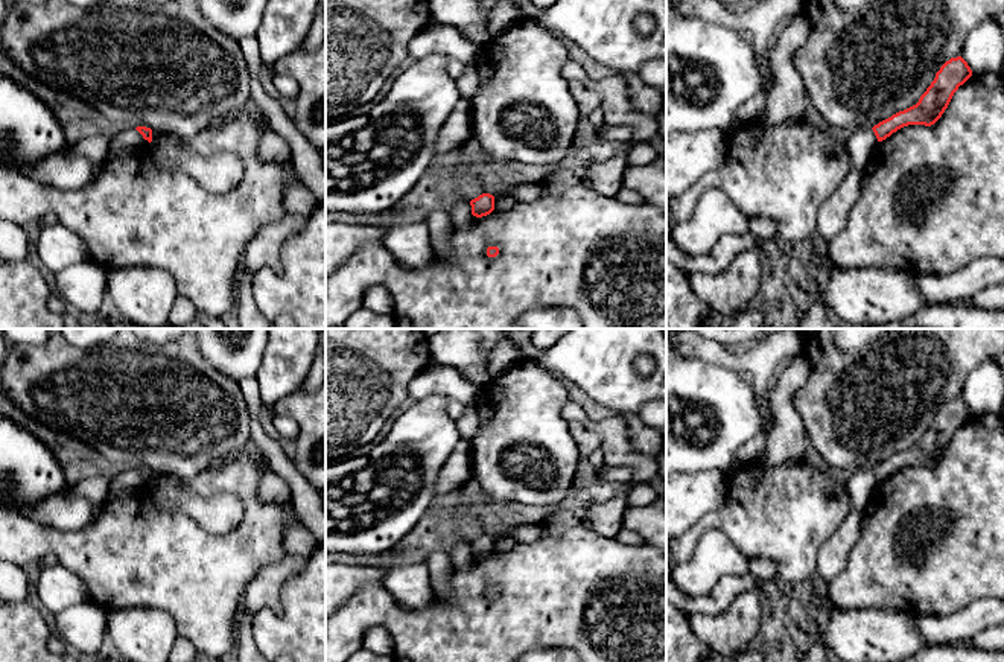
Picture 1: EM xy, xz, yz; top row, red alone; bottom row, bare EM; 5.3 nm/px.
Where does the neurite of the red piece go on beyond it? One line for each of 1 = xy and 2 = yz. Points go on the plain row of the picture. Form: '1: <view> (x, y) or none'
1: none
2: none

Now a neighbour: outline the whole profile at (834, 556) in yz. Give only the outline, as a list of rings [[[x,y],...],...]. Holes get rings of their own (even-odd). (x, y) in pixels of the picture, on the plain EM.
[[[852,510],[834,536],[821,546],[817,577],[823,581],[829,583],[847,566],[852,548],[861,533],[861,517],[861,513]]]

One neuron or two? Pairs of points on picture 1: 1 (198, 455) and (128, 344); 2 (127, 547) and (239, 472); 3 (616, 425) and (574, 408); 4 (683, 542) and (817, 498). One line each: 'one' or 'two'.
1: one
2: one
3: one
4: one

